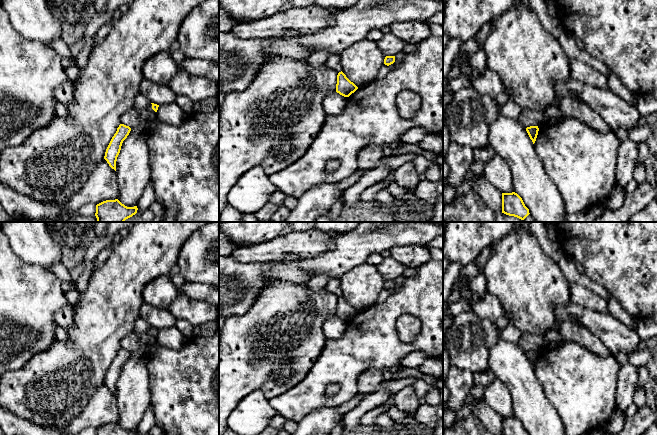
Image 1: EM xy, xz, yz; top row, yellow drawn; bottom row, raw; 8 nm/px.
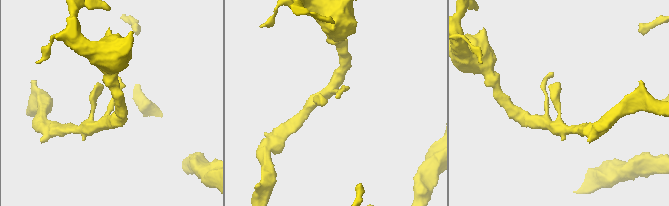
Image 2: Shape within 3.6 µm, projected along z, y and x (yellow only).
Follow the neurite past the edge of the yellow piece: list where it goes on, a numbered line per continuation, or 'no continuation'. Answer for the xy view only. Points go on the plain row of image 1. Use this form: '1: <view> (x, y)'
no continuation

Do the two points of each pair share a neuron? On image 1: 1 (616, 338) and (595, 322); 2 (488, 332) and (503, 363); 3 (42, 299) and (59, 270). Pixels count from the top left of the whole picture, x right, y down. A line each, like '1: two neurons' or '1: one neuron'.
1: one neuron
2: two neurons
3: two neurons

